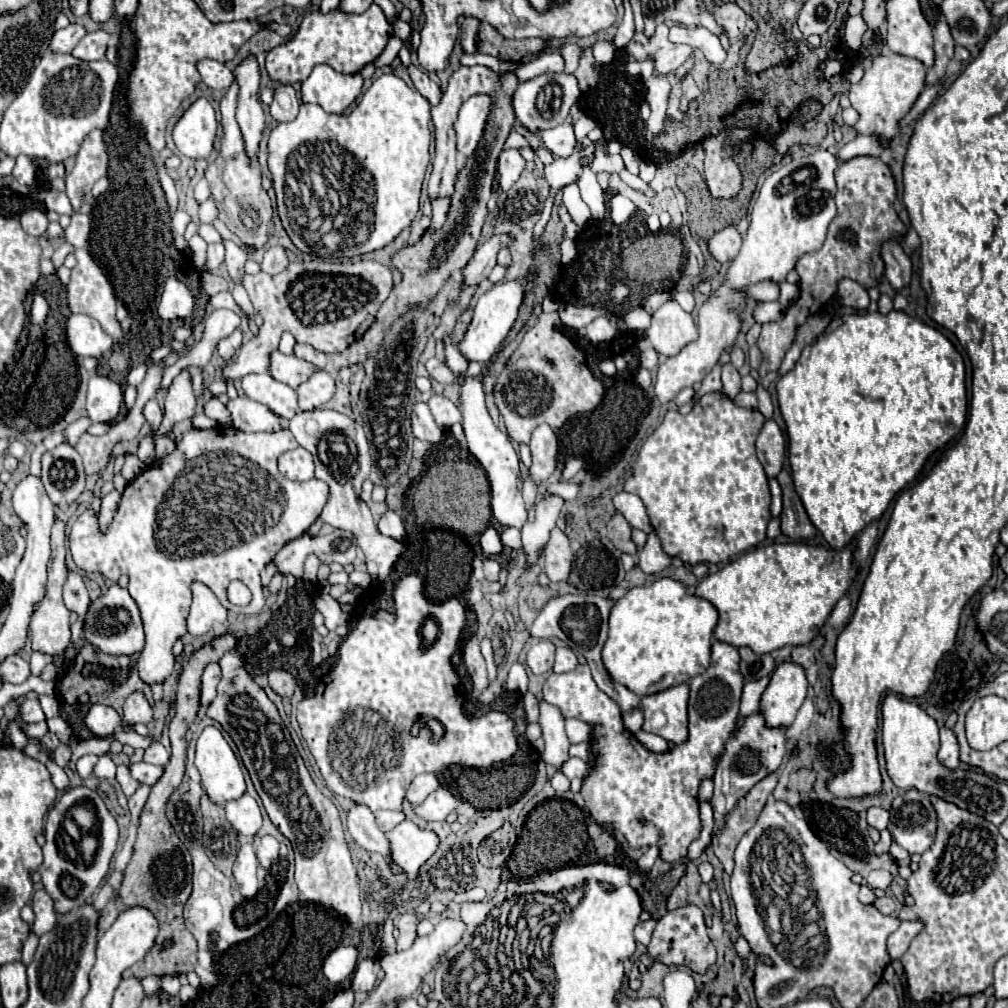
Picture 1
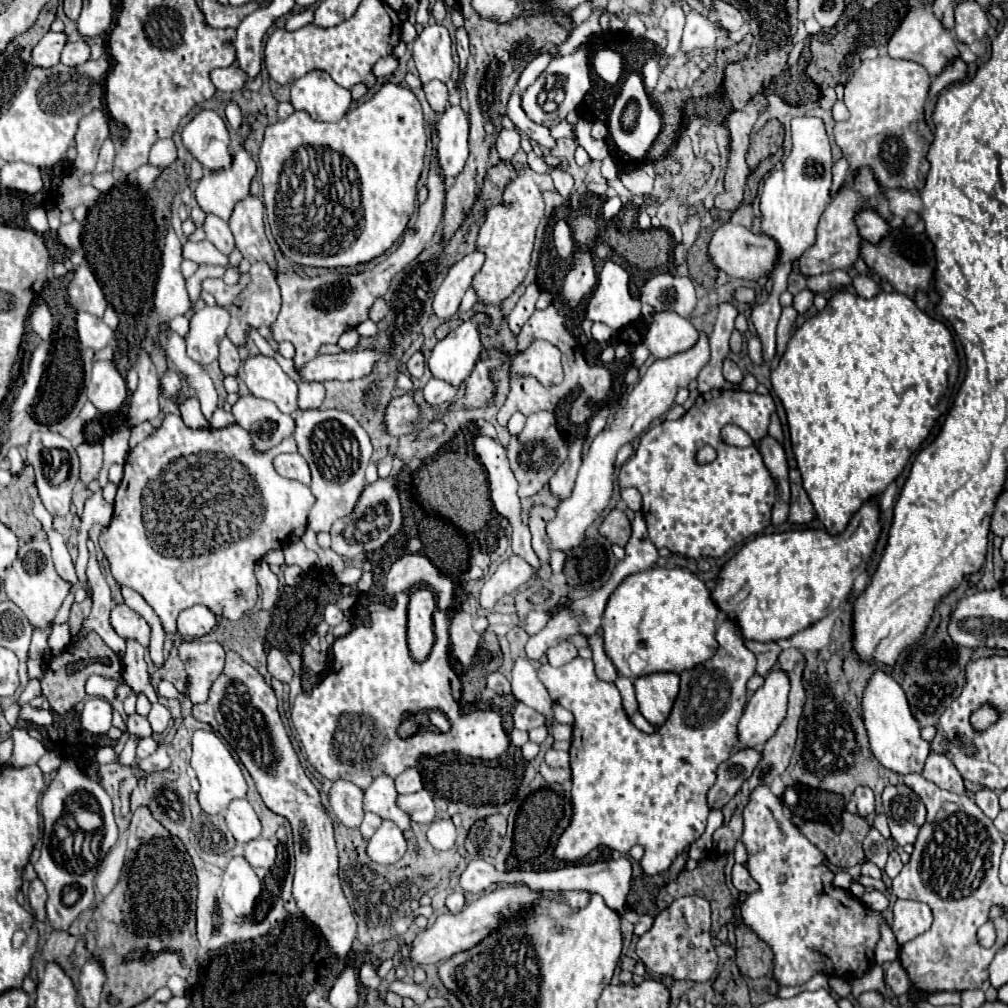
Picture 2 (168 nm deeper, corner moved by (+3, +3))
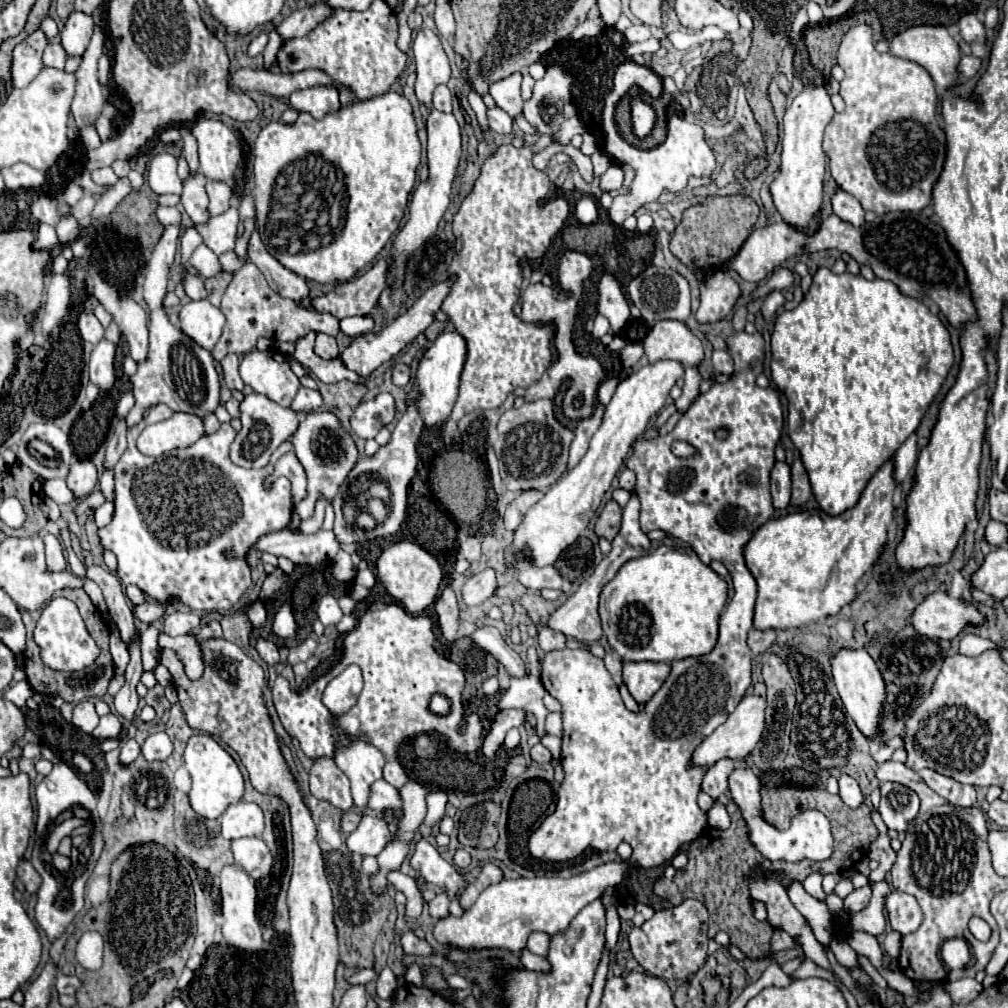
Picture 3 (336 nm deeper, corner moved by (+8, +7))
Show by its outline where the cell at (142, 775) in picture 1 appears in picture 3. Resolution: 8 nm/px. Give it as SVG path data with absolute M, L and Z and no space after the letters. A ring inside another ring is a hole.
M154 732L142 744L142 754L146 760L166 760L172 754L172 742L166 732Z

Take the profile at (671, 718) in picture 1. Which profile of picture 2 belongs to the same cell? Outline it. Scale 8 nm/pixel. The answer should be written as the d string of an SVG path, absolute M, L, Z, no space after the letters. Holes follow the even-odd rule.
M659 672L635 680L635 694L639 712L653 726L661 726L669 714L679 692L679 676L673 672Z

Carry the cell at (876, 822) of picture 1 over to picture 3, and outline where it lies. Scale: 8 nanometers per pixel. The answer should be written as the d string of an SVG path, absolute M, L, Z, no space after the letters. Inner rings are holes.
M840 774L838 776L838 786L840 786L840 792L838 796L842 798L842 802L850 808L856 808L864 802L864 796L862 796L862 790L858 786L858 782L854 778L850 778L848 774Z

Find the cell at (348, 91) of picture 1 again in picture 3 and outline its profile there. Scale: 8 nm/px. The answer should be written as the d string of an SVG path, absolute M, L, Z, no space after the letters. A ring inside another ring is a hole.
M328 86L300 90L290 96L290 108L294 108L296 112L308 112L318 120L333 111L335 106L338 106L338 110L341 107L339 91Z

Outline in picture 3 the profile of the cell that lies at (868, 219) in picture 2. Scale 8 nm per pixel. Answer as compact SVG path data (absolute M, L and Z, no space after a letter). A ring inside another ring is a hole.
M836 188L834 194L830 196L830 202L832 202L832 210L836 216L840 216L844 222L850 222L854 226L862 226L864 224L864 210L860 206L860 202L844 192L842 188Z

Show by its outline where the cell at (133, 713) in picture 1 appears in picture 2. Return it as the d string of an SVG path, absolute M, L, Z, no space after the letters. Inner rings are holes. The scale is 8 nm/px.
M127 640L127 652L123 656L123 680L135 694L145 694L149 702L157 702L157 692L149 682L147 664L143 660L145 648L133 640Z

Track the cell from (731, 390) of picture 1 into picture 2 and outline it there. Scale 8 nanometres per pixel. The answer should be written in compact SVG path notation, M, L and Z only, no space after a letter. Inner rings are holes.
M725 360L723 362L723 376L729 380L729 382L733 382L733 384L737 384L737 382L741 382L743 380L743 372L737 368L737 364L733 362L733 360Z

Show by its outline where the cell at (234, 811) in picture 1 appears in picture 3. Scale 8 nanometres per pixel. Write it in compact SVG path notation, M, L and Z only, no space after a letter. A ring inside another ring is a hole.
M236 802L228 806L228 810L220 816L222 836L226 840L242 838L242 836L262 836L264 830L264 814L258 804Z

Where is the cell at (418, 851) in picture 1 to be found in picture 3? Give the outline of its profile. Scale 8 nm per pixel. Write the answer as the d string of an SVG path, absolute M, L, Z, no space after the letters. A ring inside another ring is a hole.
M362 814L362 820L358 828L348 836L346 846L350 852L362 854L362 856L378 856L386 842L390 840L390 830L388 824L372 814Z

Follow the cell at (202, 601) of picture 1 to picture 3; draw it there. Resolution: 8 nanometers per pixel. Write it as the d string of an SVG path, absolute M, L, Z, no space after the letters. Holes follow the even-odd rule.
M174 612L164 618L164 634L168 636L190 634L198 626L200 626L200 616L192 612Z

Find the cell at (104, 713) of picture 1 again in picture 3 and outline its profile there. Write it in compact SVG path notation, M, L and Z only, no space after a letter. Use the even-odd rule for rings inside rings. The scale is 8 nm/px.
M84 700L84 702L78 702L74 706L74 714L72 714L72 724L76 728L80 728L82 732L90 734L96 726L98 726L98 714L94 710L94 704L90 700Z

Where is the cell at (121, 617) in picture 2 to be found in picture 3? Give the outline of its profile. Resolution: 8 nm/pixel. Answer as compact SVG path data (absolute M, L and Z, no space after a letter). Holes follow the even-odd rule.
M166 598L166 602L144 602L144 604L136 606L134 616L144 624L152 624L154 620L160 620L164 616L166 608L172 604L178 604L178 598Z

